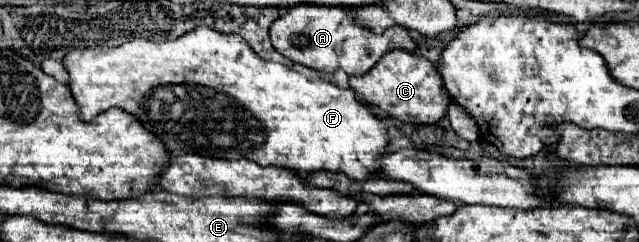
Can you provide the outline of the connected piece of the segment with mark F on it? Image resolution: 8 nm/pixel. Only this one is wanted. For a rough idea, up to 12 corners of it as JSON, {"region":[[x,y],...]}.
{"region":[[206,25],[70,49],[82,121],[170,155],[368,179],[352,89]]}

